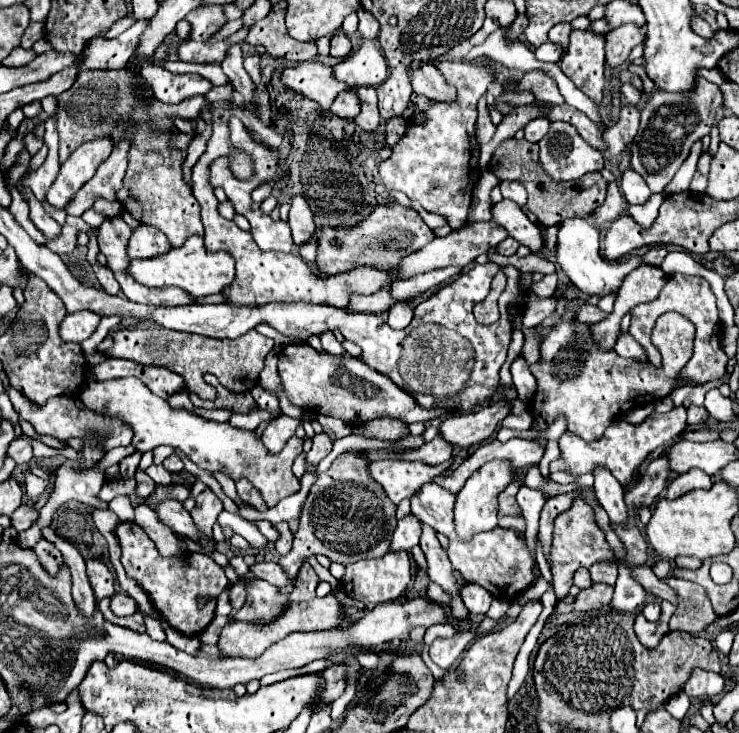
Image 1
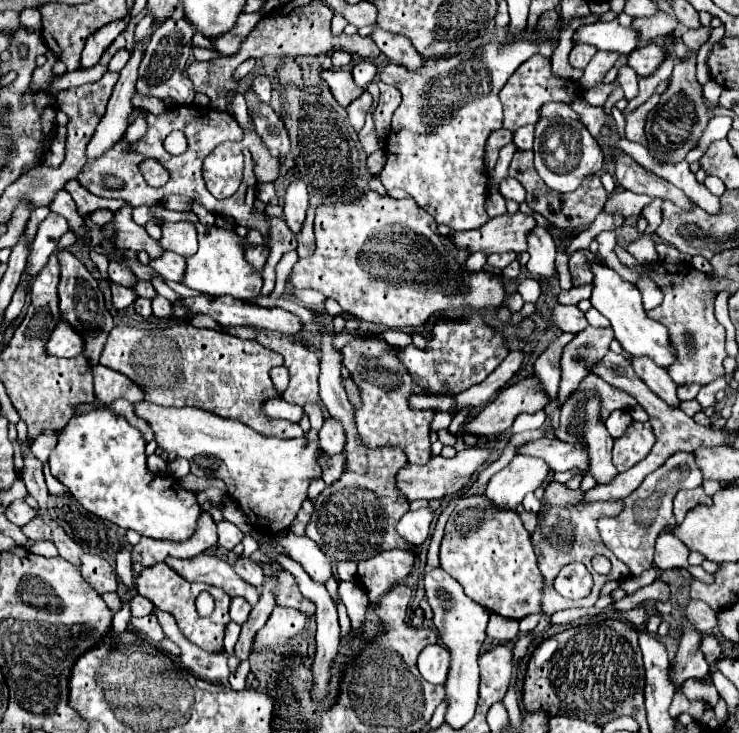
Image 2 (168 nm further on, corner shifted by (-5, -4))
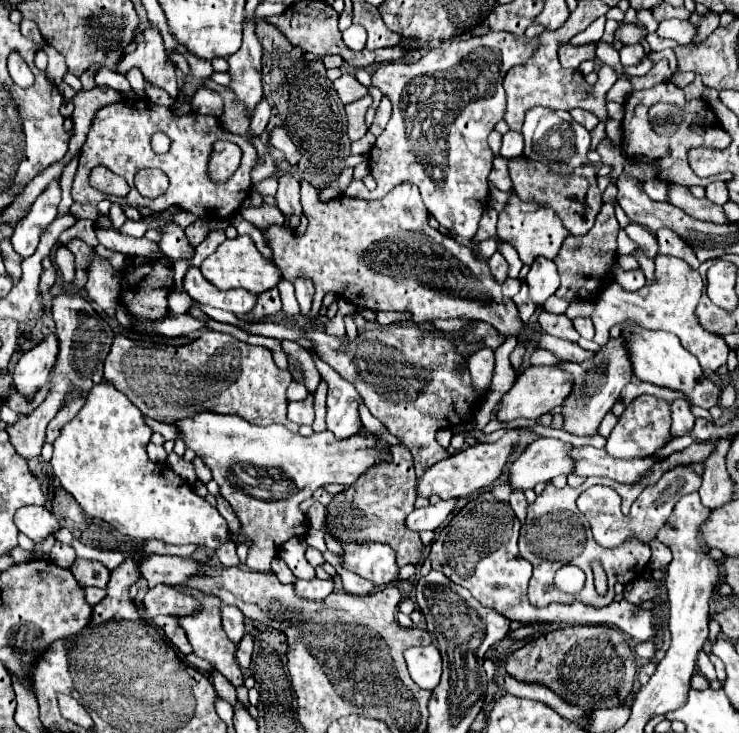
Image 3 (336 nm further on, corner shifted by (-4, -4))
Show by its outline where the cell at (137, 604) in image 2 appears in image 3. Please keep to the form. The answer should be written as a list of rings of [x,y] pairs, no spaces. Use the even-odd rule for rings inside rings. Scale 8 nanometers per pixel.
[[[157,585],[147,591],[145,599],[145,615],[155,617],[155,615],[189,615],[189,613],[199,613],[201,605],[195,597],[189,593],[181,593],[175,587],[167,585]]]

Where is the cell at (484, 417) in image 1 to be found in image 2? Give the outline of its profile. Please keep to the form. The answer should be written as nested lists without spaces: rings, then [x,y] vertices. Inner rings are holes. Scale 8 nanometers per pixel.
[[[526,377],[526,379],[522,379],[520,383],[510,385],[508,389],[500,391],[494,401],[490,401],[484,409],[478,411],[476,417],[472,417],[472,419],[466,421],[464,429],[466,429],[468,433],[474,433],[474,435],[500,435],[502,431],[506,431],[506,429],[512,427],[514,419],[516,419],[520,413],[536,413],[536,411],[544,409],[546,403],[548,403],[548,397],[546,397],[544,391],[540,389],[536,377]]]

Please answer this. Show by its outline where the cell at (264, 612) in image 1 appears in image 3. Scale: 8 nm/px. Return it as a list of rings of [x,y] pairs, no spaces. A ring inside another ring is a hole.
[[[145,555],[139,559],[139,575],[149,585],[179,585],[193,573],[199,573],[201,565],[193,559],[171,557],[171,555]]]

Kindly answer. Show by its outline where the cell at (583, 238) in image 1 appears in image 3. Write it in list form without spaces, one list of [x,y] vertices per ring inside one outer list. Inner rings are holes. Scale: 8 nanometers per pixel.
[[[623,323],[623,337],[625,337],[627,349],[631,353],[633,373],[639,381],[647,381],[657,387],[681,391],[687,397],[689,405],[697,405],[703,409],[711,409],[719,403],[719,387],[713,381],[709,381],[707,377],[703,377],[699,361],[687,349],[683,349],[683,345],[679,343],[679,337],[675,337],[673,333],[645,331],[635,325],[631,327],[633,333],[629,333],[627,327],[629,325]]]

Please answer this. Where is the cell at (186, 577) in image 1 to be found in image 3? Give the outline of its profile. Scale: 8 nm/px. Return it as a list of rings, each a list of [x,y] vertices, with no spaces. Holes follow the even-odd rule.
[[[175,587],[179,591],[187,591],[189,595],[193,595],[201,605],[203,605],[203,611],[197,613],[197,615],[189,615],[189,617],[177,617],[179,625],[185,629],[187,637],[189,637],[189,643],[193,645],[193,653],[197,657],[203,657],[207,659],[209,663],[215,665],[215,669],[227,679],[231,681],[231,685],[237,689],[237,687],[243,687],[243,673],[235,661],[235,651],[237,647],[229,641],[229,637],[225,635],[223,627],[221,627],[221,601],[217,597],[211,597],[211,595],[205,595],[201,591],[195,591],[195,589],[183,589],[183,587]]]

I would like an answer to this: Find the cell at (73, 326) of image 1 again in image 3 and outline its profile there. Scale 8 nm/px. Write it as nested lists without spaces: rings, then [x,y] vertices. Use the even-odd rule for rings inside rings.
[[[49,335],[37,347],[27,351],[13,371],[15,391],[19,391],[19,395],[23,395],[25,399],[35,397],[35,393],[49,381],[57,353],[59,343],[55,335]]]

